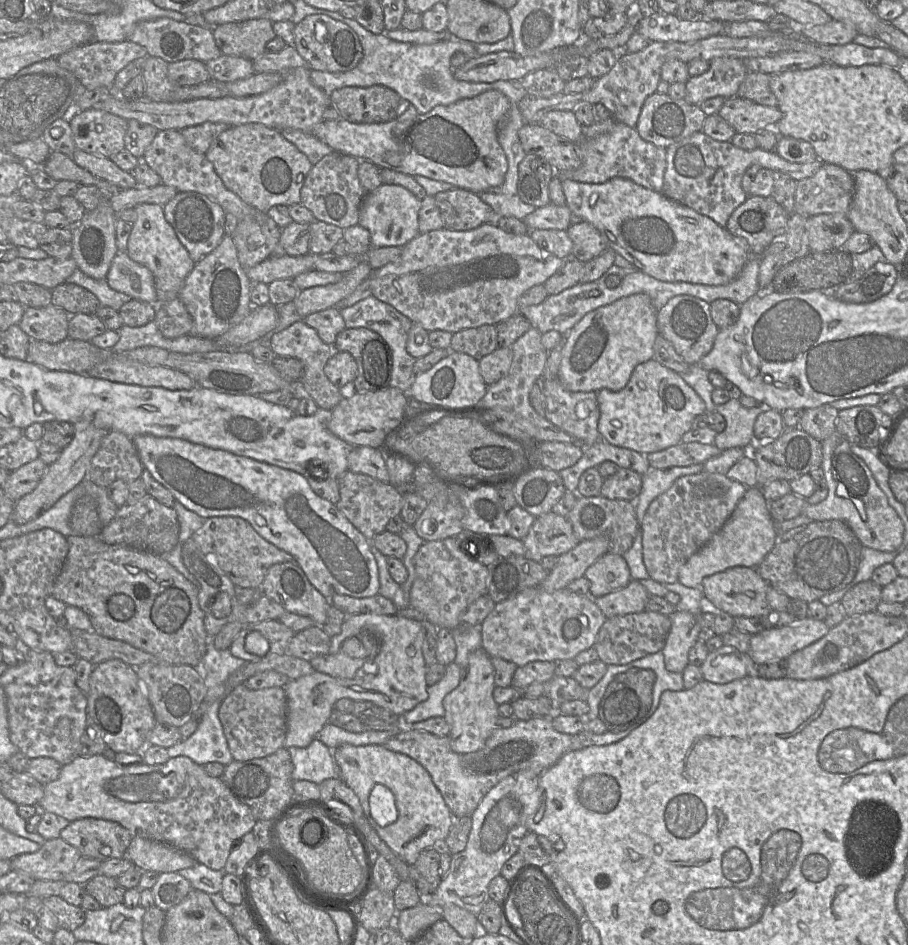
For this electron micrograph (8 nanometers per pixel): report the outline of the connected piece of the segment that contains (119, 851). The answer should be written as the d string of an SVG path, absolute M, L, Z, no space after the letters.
M96 818L70 822L60 837L77 848L82 857L100 861L126 857L133 839L129 830L119 823Z

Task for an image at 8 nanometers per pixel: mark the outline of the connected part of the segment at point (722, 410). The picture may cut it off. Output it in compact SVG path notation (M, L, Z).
M737 399L718 405L717 411L726 420L724 431L717 433L714 445L720 450L742 447L750 451L755 443L754 424L763 407L746 408Z

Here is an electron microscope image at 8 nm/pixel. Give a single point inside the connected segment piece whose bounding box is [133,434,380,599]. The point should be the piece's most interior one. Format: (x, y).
(281, 506)

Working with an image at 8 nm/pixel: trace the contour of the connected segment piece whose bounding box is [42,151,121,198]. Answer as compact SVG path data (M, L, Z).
M51 151L47 160L42 165L42 169L57 182L70 180L77 182L80 186L95 185L101 190L104 198L109 198L121 190L114 184L79 167L71 157L60 152Z

